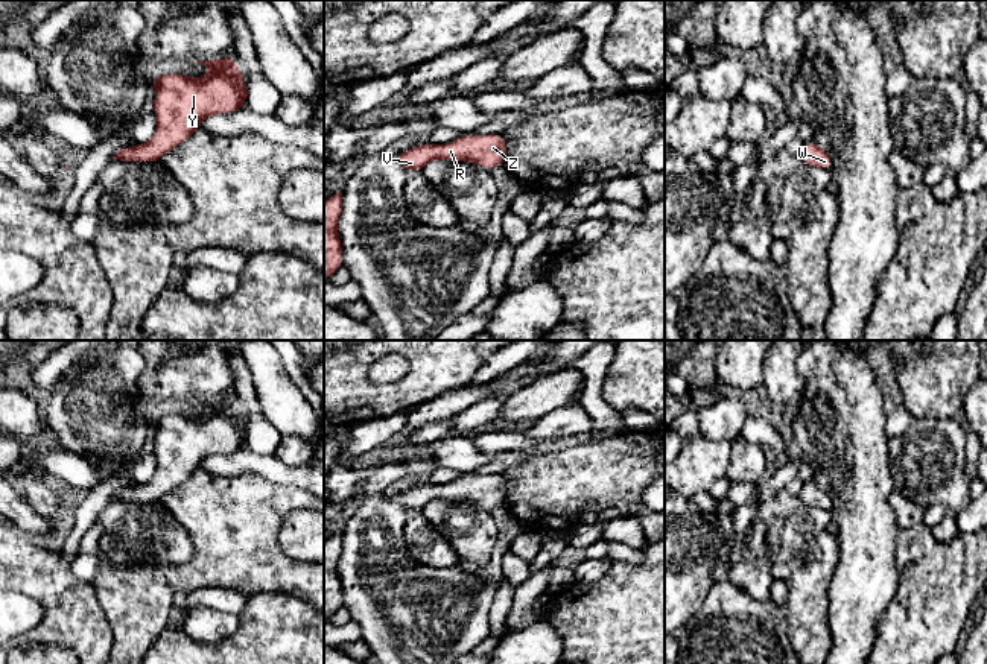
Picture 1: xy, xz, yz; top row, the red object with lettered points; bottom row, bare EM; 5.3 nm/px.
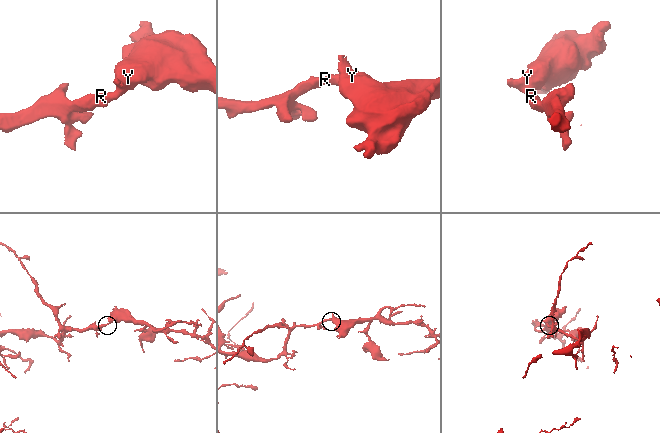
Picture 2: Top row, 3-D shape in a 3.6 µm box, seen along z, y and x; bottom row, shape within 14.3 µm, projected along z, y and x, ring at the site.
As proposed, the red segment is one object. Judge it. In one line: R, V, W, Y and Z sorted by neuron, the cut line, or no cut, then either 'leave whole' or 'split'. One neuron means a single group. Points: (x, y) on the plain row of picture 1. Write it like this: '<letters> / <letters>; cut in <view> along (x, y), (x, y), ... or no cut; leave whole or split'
R V W Y Z; no cut; leave whole

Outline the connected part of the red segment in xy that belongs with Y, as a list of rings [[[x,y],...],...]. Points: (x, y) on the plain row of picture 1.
[[[234,397],[198,403],[211,410],[202,419],[192,419],[189,413],[154,415],[155,476],[151,482],[120,489],[114,500],[160,501],[199,470],[204,459],[246,448],[246,422]]]

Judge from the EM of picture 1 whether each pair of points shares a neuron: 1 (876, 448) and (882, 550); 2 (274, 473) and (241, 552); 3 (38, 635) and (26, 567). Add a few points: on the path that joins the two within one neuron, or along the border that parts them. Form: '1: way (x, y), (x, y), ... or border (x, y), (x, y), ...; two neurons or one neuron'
1: way (873, 474), (873, 524); one neuron
2: border (236, 474), (256, 474), (306, 490); two neurons
3: way (50, 619), (50, 591), (43, 584); one neuron

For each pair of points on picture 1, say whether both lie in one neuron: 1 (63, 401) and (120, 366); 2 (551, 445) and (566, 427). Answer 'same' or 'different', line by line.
1: same
2: different

